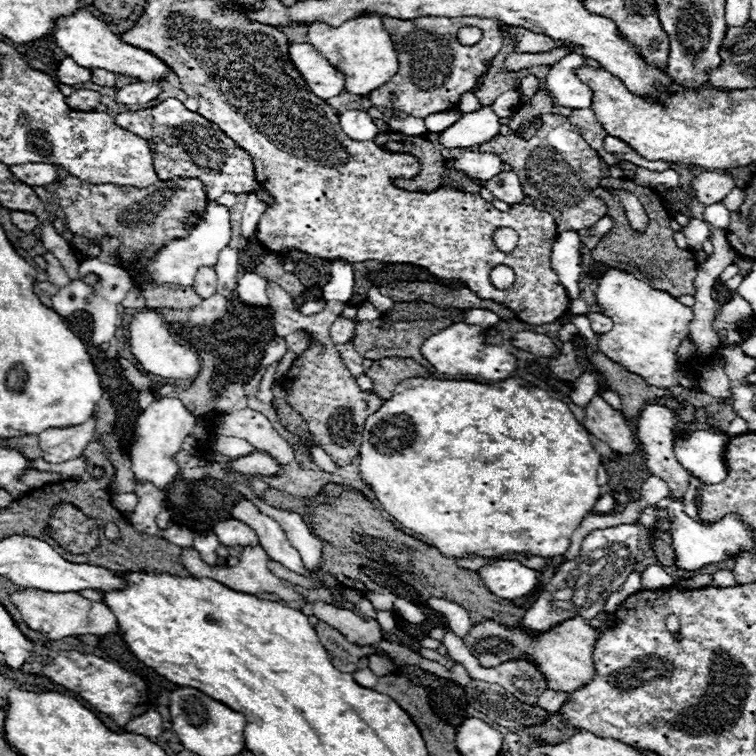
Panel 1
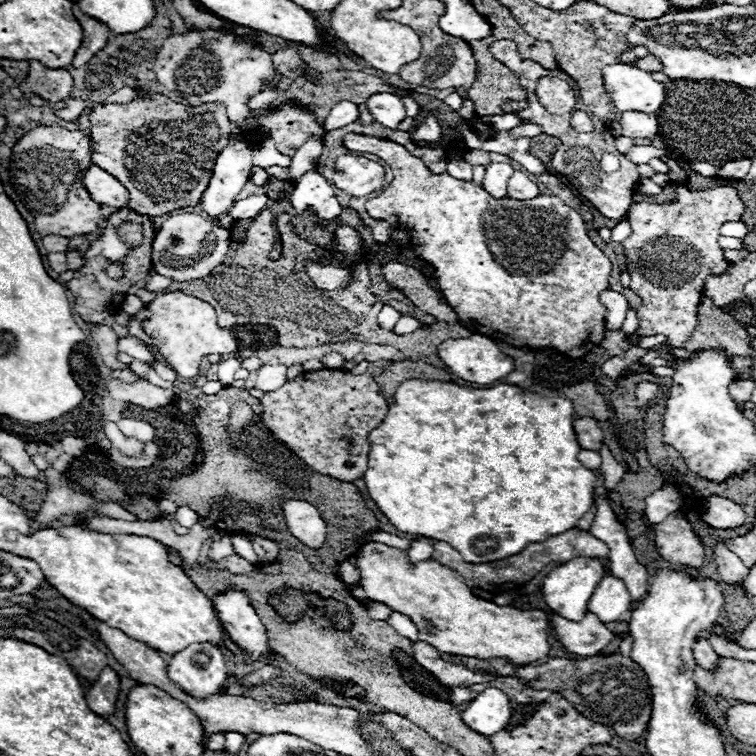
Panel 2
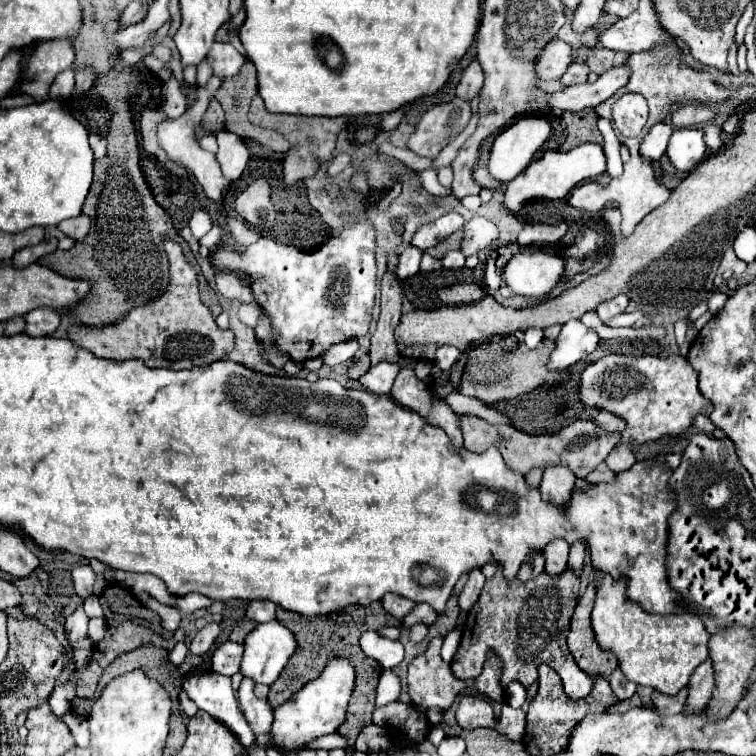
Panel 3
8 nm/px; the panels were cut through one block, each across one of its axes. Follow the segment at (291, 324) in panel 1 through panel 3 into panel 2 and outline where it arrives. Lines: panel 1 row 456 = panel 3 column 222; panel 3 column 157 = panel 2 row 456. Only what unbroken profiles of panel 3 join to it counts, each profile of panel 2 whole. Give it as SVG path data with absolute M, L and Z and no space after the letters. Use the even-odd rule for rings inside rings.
M330 368L302 372L294 380L288 380L282 388L266 392L260 402L264 404L264 412L260 416L262 422L268 424L270 432L282 444L294 450L316 472L328 474L344 482L354 482L364 476L368 468L368 448L370 448L368 432L372 432L388 412L388 402L384 400L380 386L368 372L350 374L348 370L330 370Z

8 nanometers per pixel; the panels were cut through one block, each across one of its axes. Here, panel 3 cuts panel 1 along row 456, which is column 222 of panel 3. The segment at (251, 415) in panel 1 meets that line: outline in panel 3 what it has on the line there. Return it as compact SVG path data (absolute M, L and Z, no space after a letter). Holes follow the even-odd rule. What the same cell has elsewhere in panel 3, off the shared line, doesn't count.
M216 272L216 288L228 300L256 304L256 300L252 298L252 292L248 290L248 286L236 274L220 274L220 272Z

